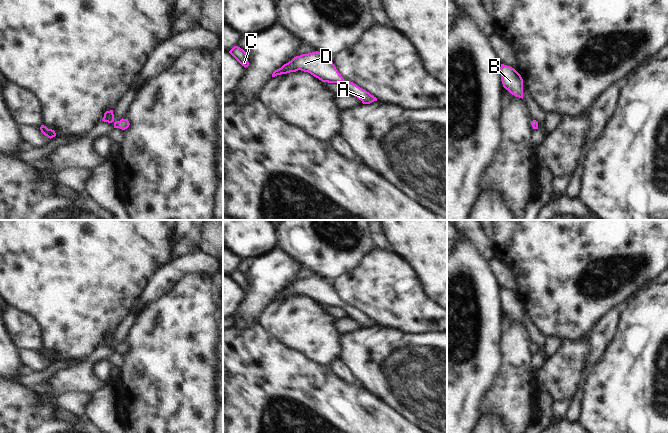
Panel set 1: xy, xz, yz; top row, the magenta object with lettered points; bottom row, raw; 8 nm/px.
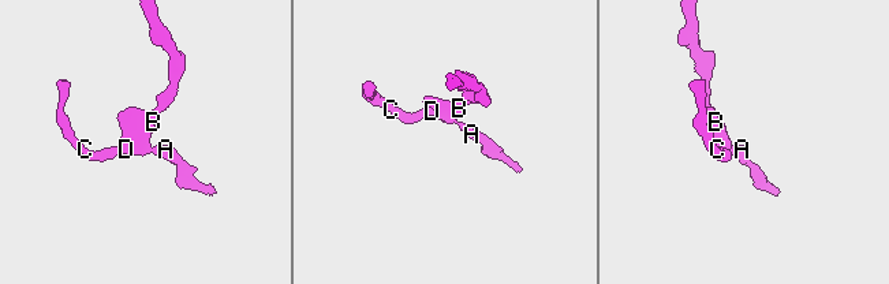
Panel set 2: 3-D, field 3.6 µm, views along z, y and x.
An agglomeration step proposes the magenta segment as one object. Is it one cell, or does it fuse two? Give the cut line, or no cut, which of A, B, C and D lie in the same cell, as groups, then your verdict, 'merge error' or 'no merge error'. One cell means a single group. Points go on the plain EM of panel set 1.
cut none; groups A B C D; no merge error

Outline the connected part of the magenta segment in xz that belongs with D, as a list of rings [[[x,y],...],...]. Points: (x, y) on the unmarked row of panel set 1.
[[[318,275],[294,281],[281,292],[275,294],[272,301],[298,294],[308,296],[322,306],[343,307],[347,317],[357,321],[363,328],[370,328],[377,325],[377,322],[366,314],[360,312],[353,306],[345,305],[331,285],[331,281]]]

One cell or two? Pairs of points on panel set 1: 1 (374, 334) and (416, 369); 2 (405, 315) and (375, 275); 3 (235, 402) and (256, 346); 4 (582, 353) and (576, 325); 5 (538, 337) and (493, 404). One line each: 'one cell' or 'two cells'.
1: one cell
2: one cell
3: one cell
4: two cells
5: two cells

